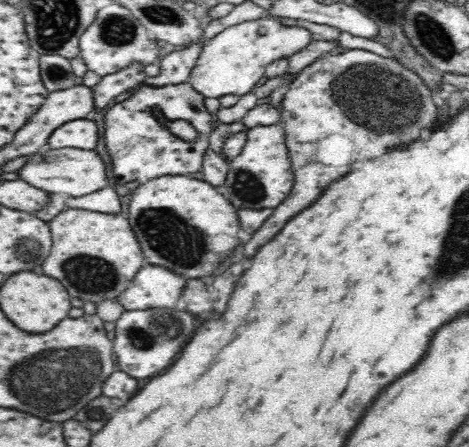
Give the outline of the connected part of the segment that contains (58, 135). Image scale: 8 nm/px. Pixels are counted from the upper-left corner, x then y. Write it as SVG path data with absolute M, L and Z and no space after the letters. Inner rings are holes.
M80 119L72 120L60 126L55 134L48 138L49 149L75 148L94 150L98 146L100 132L98 124L94 120Z

